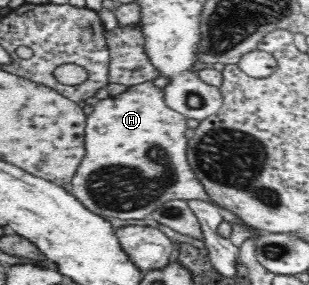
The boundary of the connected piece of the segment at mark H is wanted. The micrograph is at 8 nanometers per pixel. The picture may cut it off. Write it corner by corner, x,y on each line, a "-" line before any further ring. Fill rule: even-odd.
152,81
134,84
118,96
99,100
85,120
85,156
81,158
71,190
91,212
121,220
141,220
168,200
207,200
201,181
193,175
186,159
187,117
167,107
164,93

